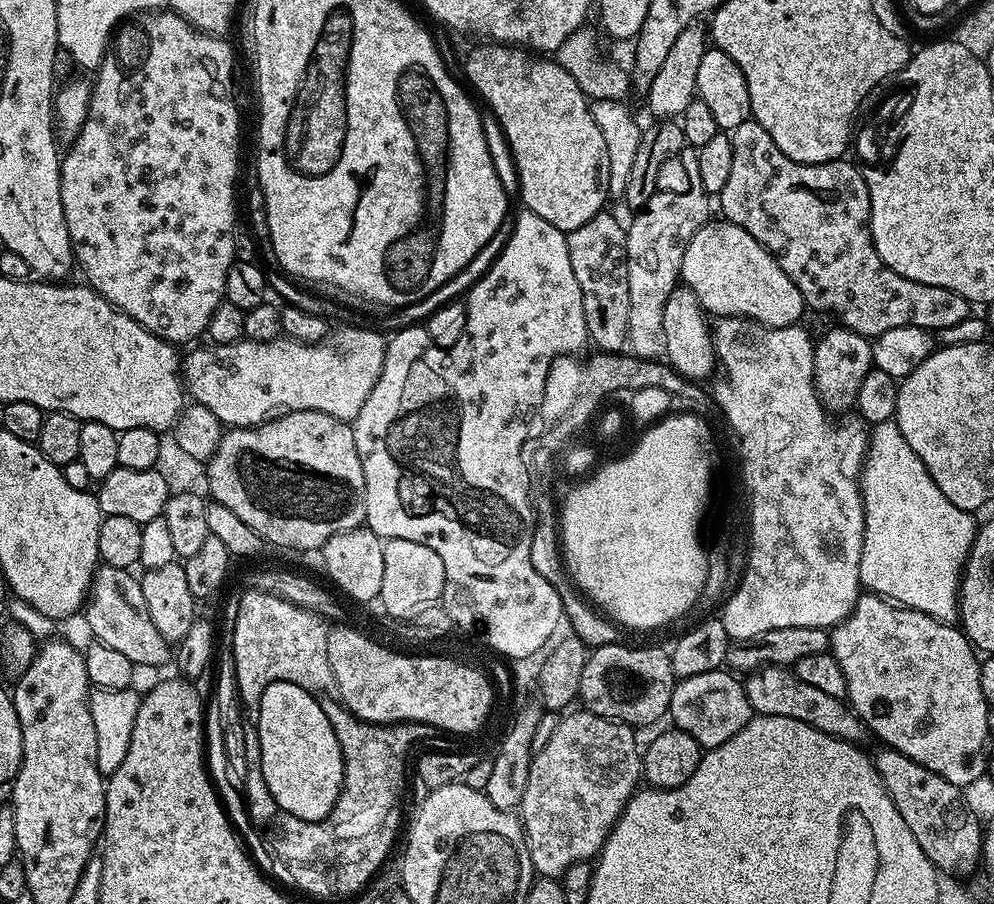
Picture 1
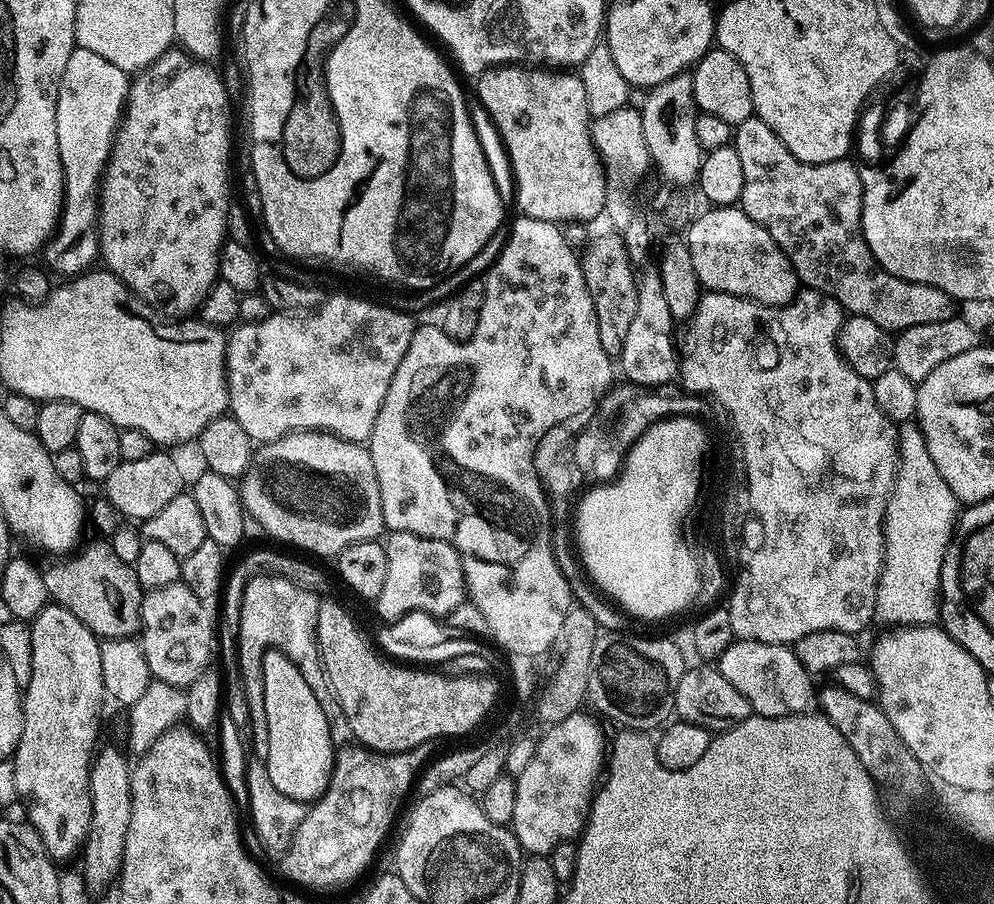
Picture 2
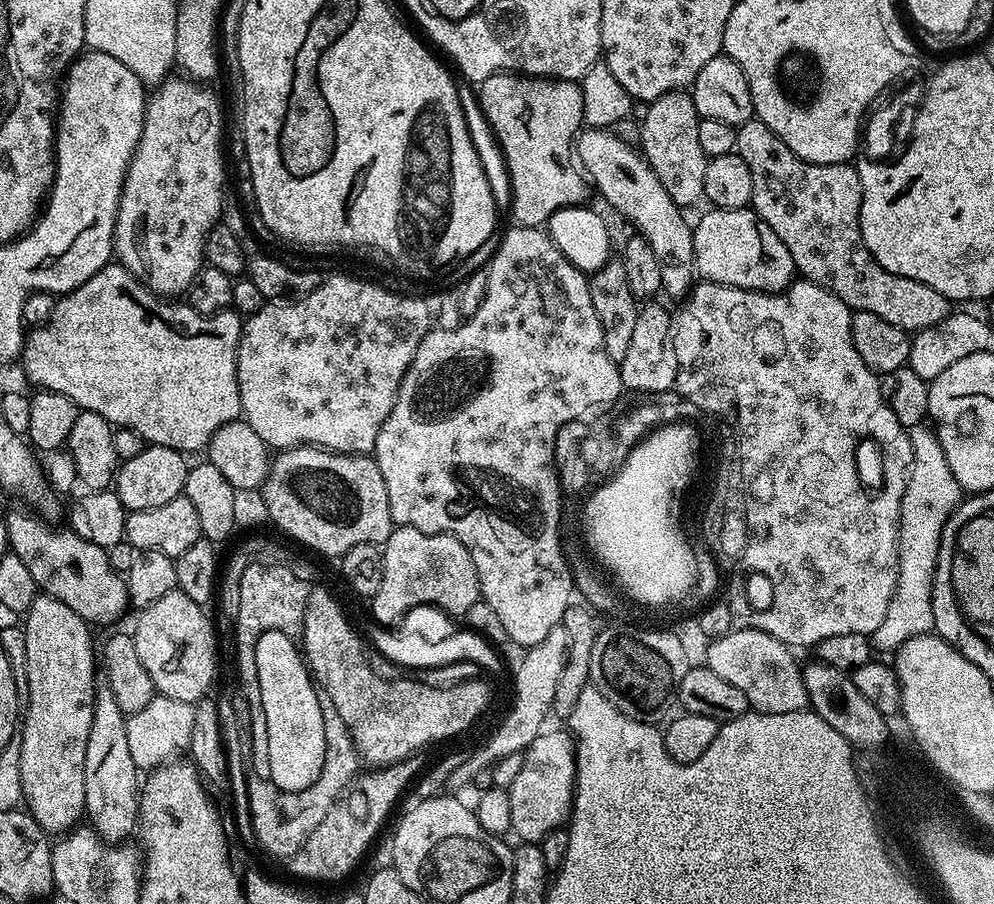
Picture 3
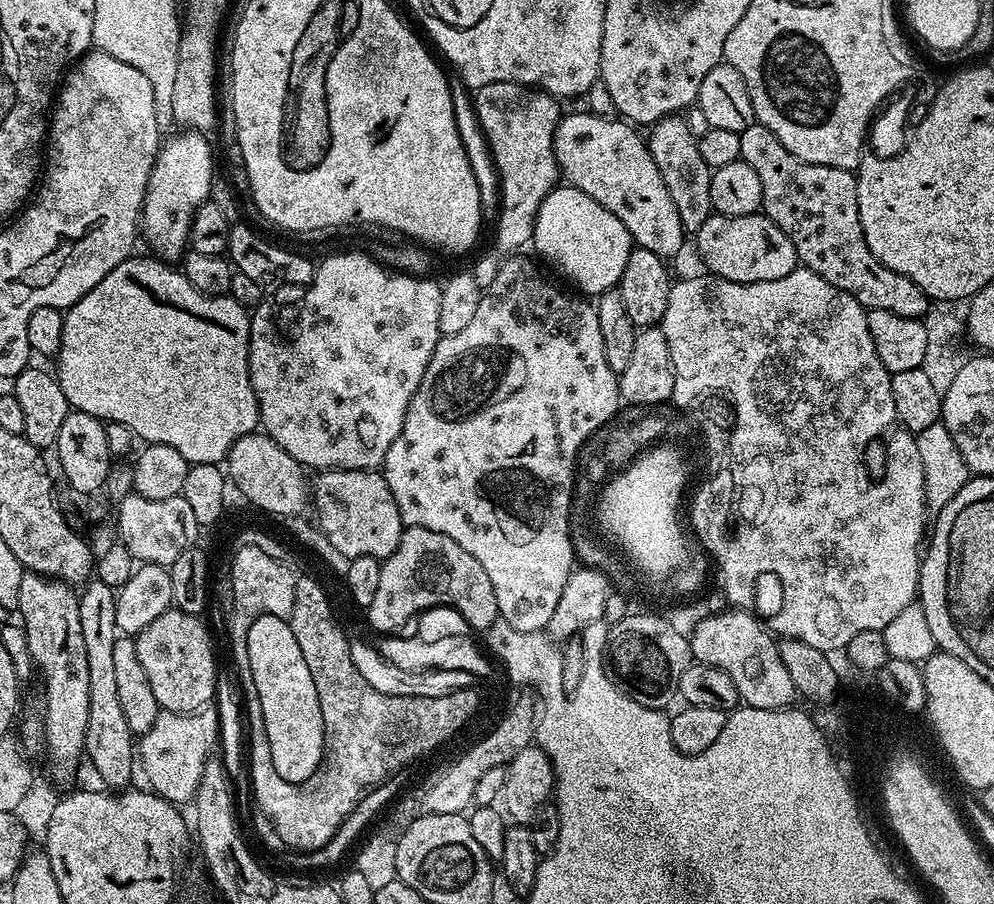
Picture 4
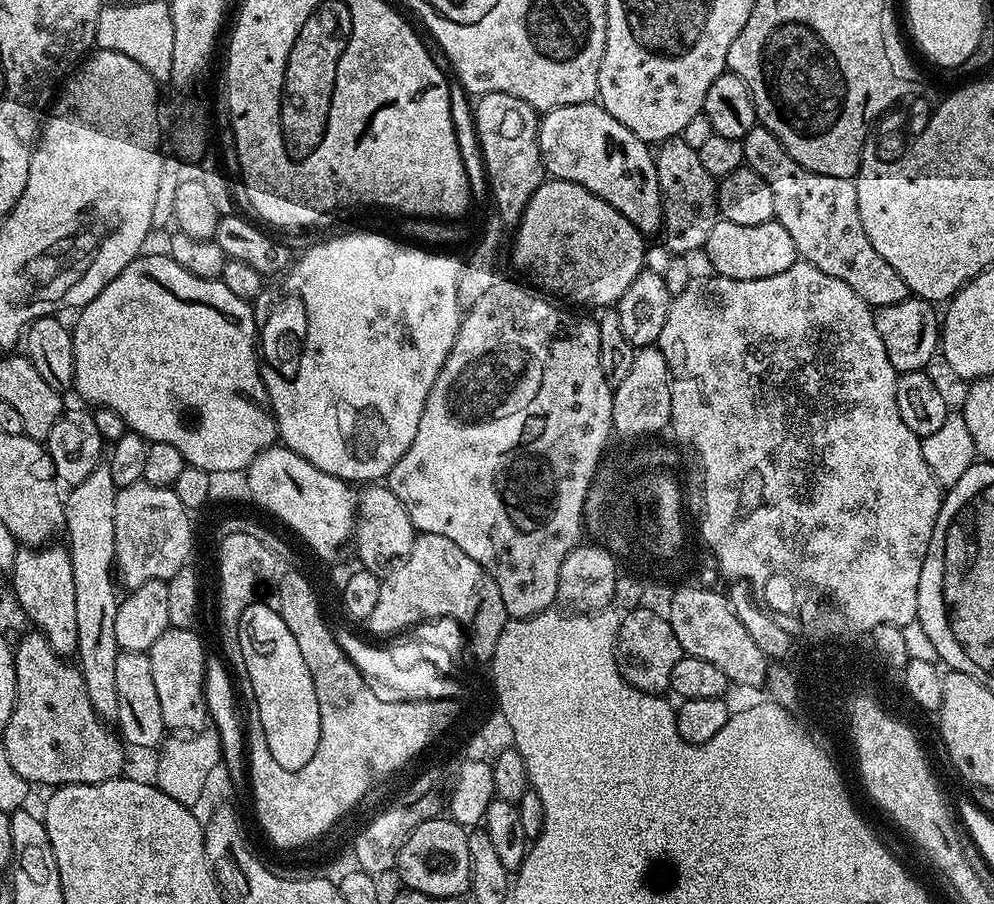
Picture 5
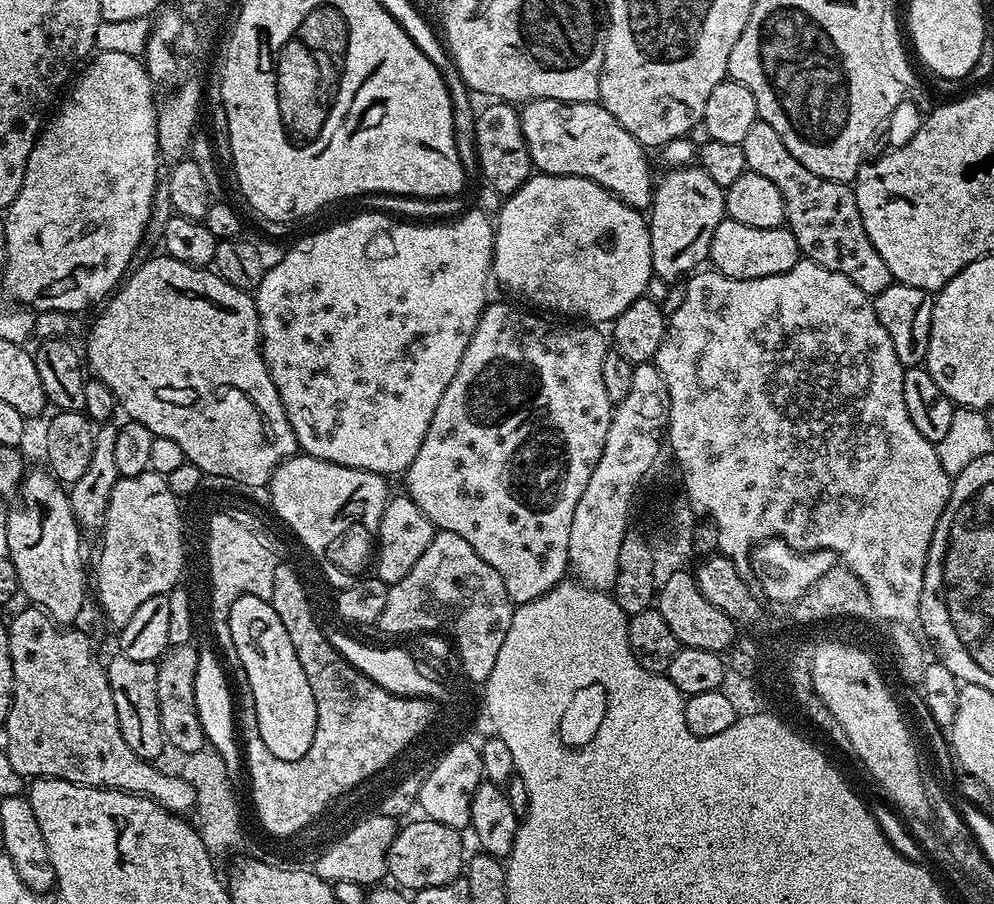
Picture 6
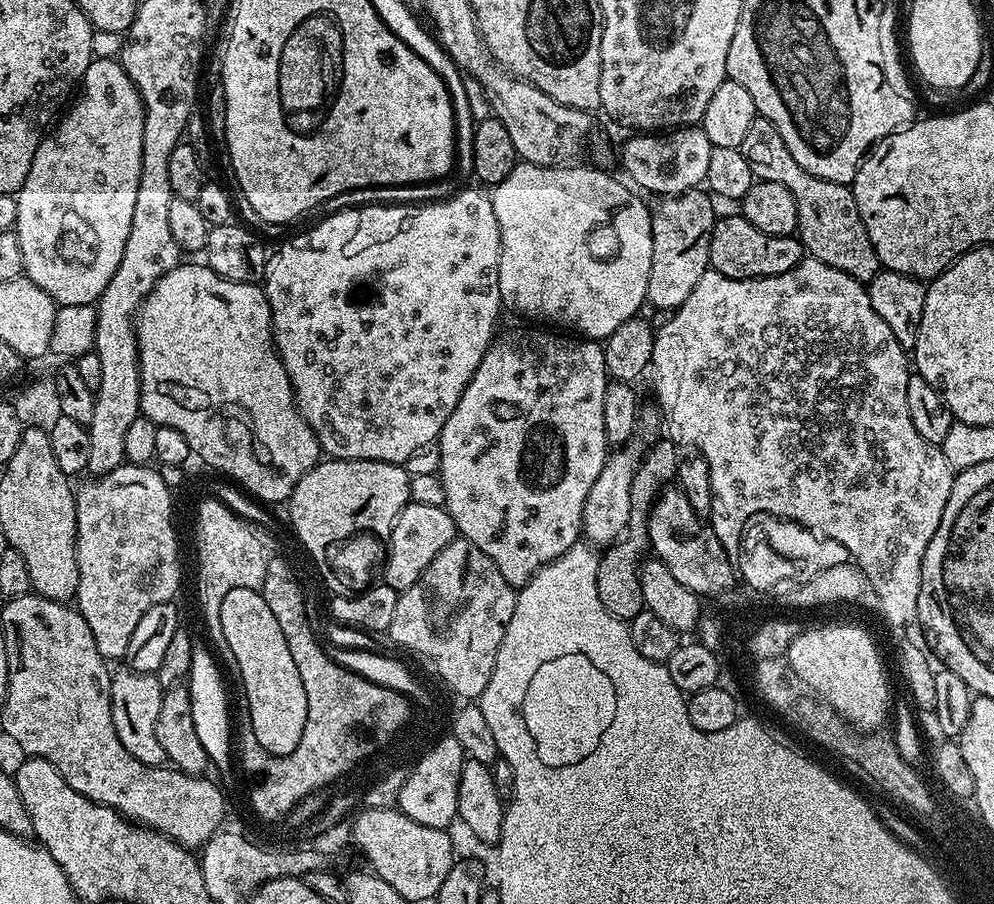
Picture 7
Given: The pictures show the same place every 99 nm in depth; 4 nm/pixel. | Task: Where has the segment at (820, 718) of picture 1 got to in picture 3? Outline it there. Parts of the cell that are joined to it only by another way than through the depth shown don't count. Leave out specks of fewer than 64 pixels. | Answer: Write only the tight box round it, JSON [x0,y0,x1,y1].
[705,628,809,714]

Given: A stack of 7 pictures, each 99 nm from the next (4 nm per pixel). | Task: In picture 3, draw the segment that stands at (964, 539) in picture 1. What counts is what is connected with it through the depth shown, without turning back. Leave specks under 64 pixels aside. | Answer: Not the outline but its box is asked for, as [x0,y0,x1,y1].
[870,423,962,653]

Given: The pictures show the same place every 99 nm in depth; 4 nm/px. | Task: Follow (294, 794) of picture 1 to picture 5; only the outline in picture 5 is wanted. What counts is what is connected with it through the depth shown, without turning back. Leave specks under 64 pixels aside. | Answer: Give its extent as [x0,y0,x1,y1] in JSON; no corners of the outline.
[238,603,318,772]

